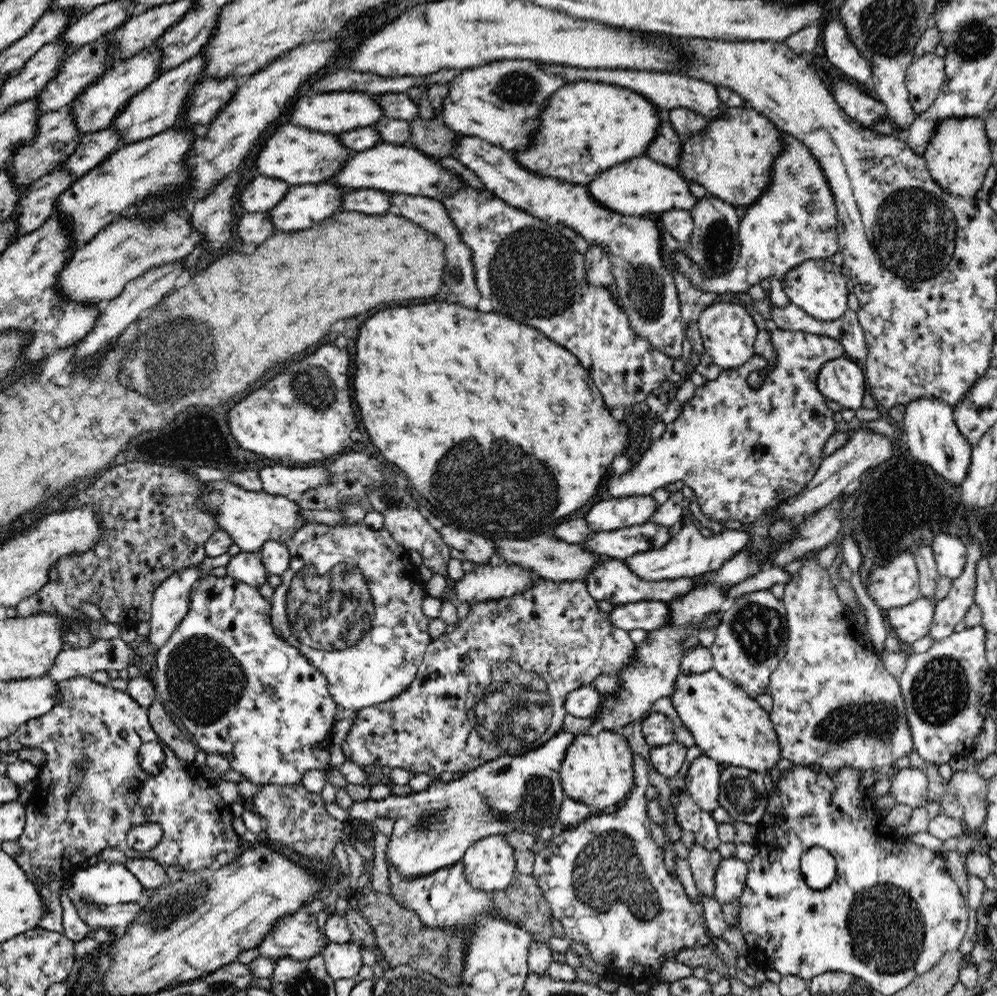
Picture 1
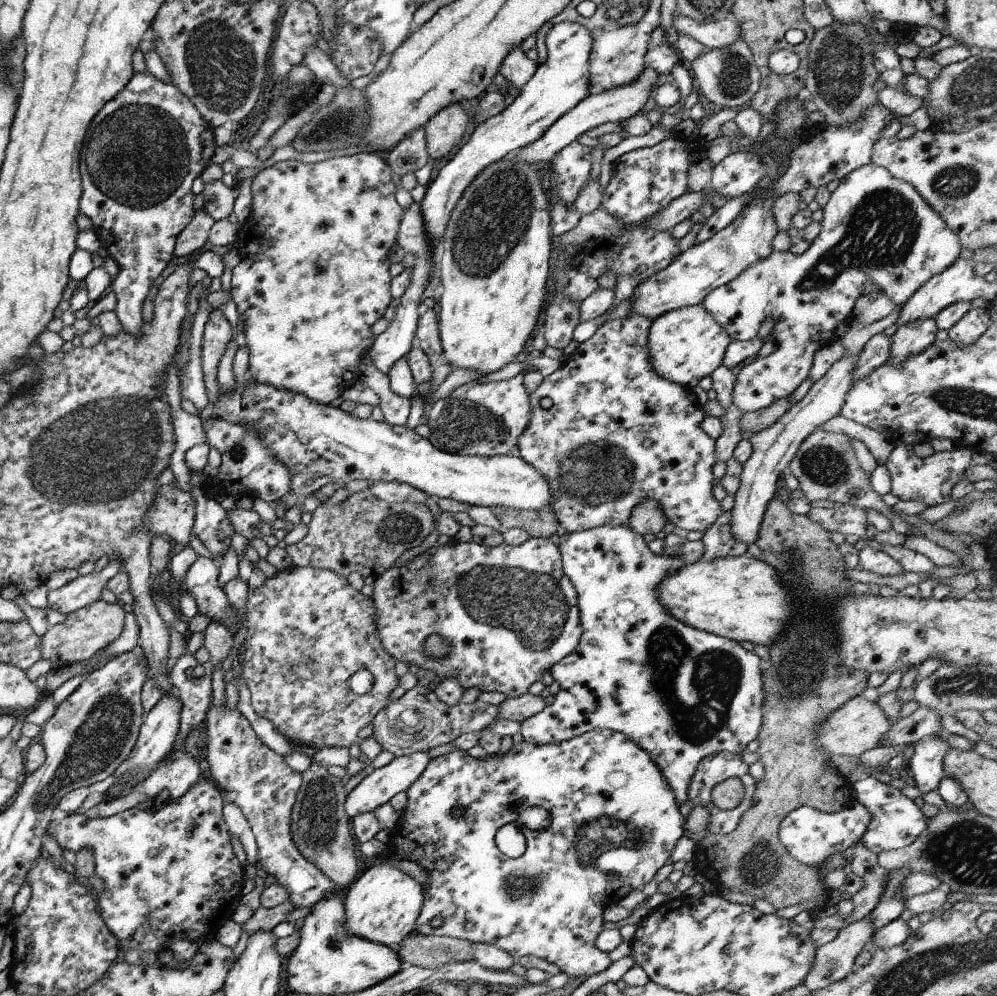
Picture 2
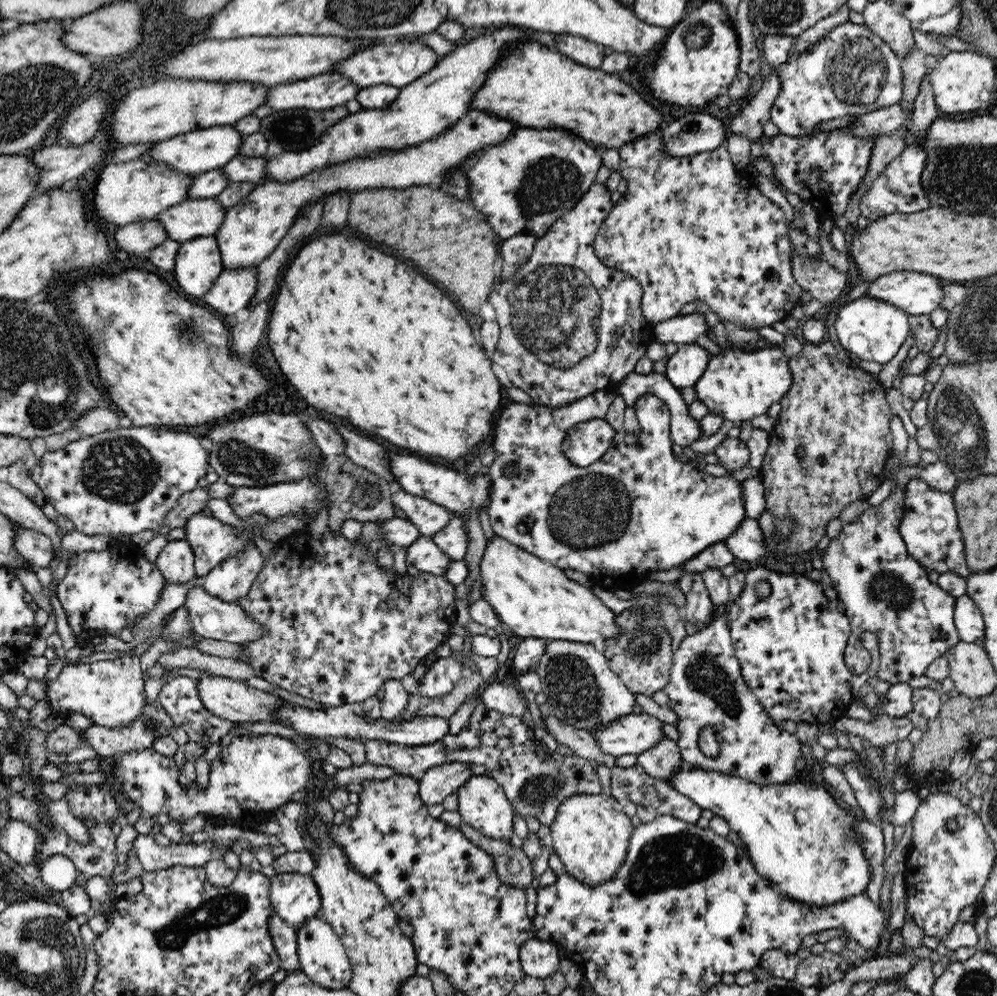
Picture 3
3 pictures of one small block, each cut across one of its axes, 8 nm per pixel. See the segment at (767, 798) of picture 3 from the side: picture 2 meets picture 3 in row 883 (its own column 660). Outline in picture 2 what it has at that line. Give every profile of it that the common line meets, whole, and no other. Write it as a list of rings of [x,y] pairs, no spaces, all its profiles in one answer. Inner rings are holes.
[[[610,729],[586,731],[580,736],[564,740],[560,744],[535,745],[524,741],[513,745],[507,753],[488,755],[485,759],[475,759],[467,751],[458,749],[432,758],[418,780],[410,785],[406,794],[408,795],[408,804],[402,811],[402,820],[394,828],[385,829],[390,831],[389,849],[396,850],[396,852],[402,850],[405,860],[416,862],[420,868],[424,868],[428,872],[428,878],[430,878],[428,884],[422,884],[424,902],[415,928],[418,934],[450,936],[472,943],[493,944],[500,950],[511,954],[516,961],[522,956],[536,956],[548,963],[556,964],[561,972],[566,972],[570,977],[586,976],[587,979],[610,968],[612,964],[610,956],[596,946],[596,938],[602,932],[602,926],[605,923],[602,910],[606,905],[618,904],[634,889],[643,889],[645,884],[654,879],[658,870],[670,862],[676,842],[685,836],[684,816],[680,813],[679,806],[676,804],[676,796],[674,796],[672,788],[668,786],[666,778],[662,776],[660,768],[652,762],[652,758],[638,744],[634,744],[622,732],[612,732]],[[534,807],[544,808],[550,814],[552,822],[542,832],[532,832],[528,828],[522,828],[526,839],[525,852],[517,859],[510,859],[502,854],[495,844],[496,833],[506,824],[516,823],[522,810]],[[455,808],[462,810],[459,816],[452,814]],[[437,916],[443,918],[442,925],[433,927],[430,922]]]

